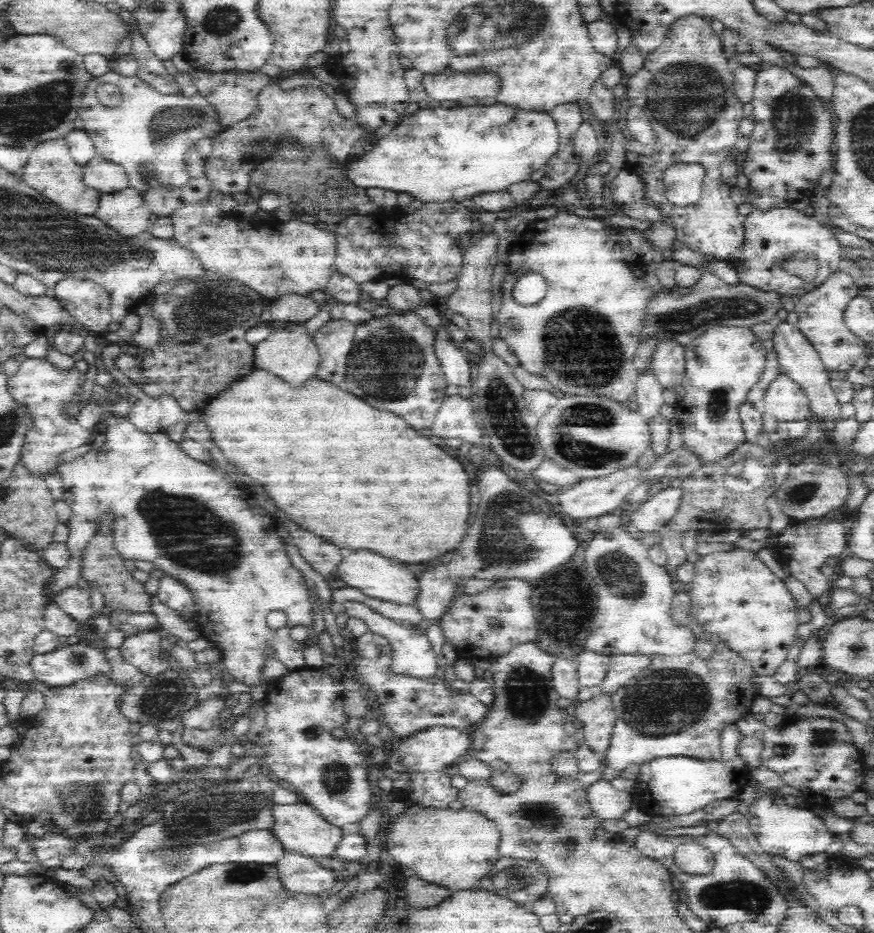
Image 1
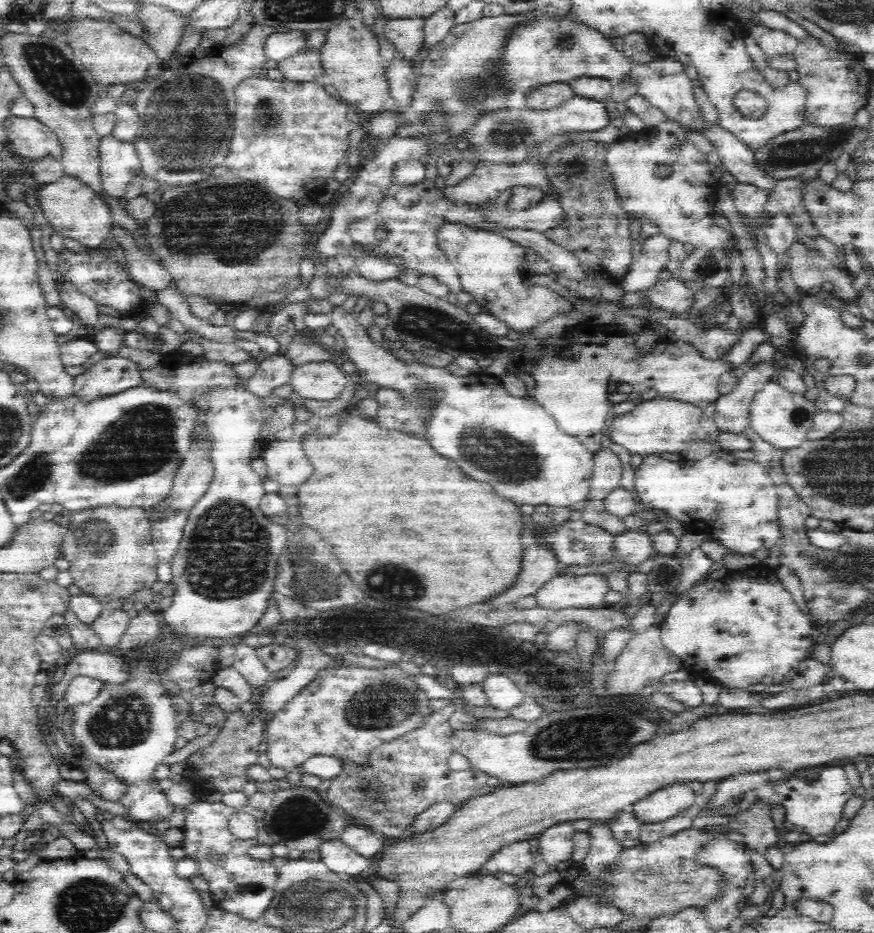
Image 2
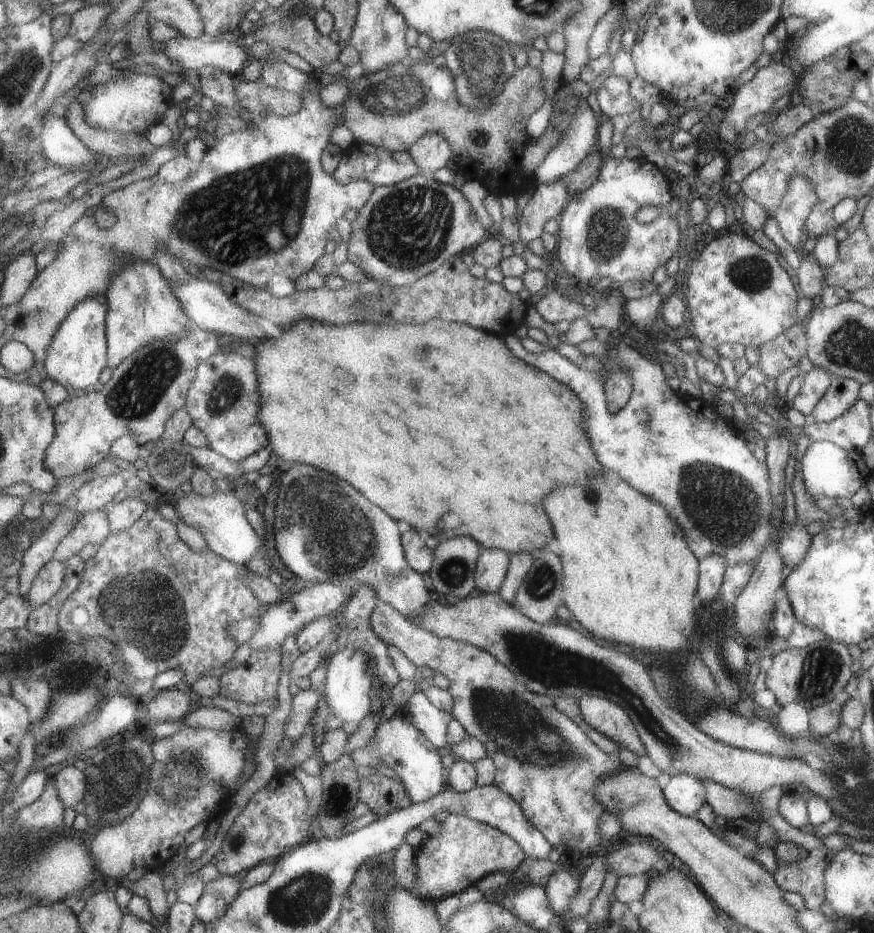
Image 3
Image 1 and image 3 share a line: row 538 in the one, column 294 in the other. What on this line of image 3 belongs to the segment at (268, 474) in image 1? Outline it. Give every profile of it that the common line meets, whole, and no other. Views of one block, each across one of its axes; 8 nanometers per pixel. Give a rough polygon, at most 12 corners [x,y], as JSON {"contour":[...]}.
{"contour":[[461,322],[261,340],[275,458],[543,550],[583,402]]}

